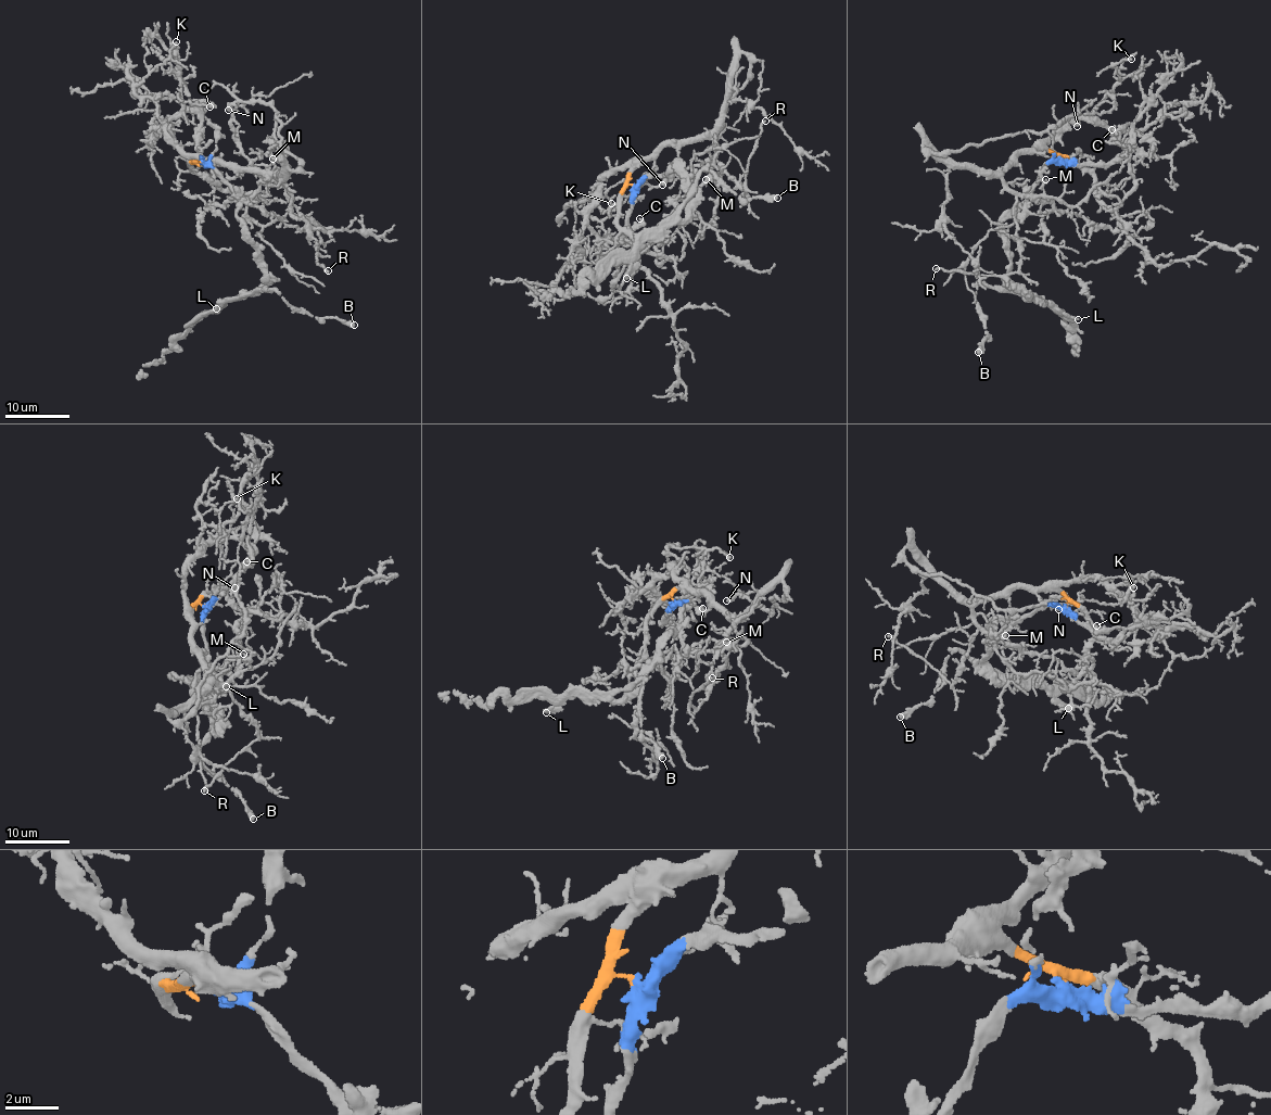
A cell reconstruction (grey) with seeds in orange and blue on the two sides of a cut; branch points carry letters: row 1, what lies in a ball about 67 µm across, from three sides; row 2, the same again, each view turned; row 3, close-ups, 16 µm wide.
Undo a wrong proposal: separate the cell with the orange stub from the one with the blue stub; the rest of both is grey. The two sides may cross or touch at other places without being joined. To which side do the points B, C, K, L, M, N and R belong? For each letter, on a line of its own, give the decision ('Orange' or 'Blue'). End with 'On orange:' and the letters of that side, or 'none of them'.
B: Blue
C: Blue
K: Orange
L: Blue
M: Orange
N: Orange
R: Orange
On orange: K, M, N, R

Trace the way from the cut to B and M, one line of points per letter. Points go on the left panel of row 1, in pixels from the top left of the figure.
B: (202, 162), (239, 201), (236, 213), (265, 283), (256, 290), (354, 325)
M: (202, 162), (195, 163), (202, 160), (244, 166), (279, 181), (284, 166), (272, 157)

